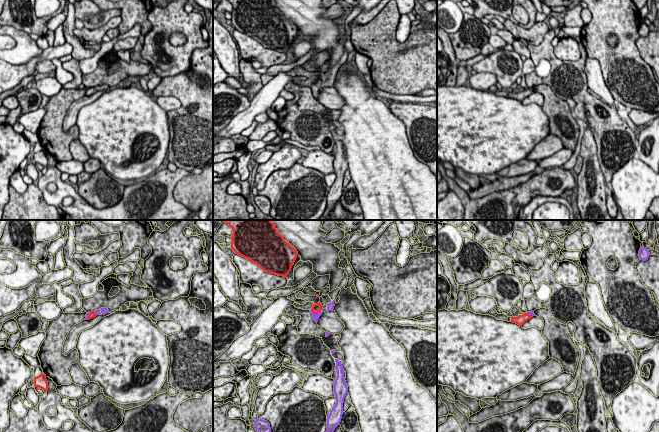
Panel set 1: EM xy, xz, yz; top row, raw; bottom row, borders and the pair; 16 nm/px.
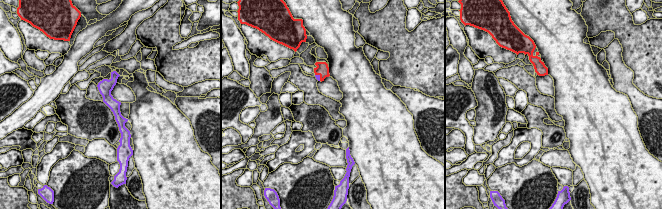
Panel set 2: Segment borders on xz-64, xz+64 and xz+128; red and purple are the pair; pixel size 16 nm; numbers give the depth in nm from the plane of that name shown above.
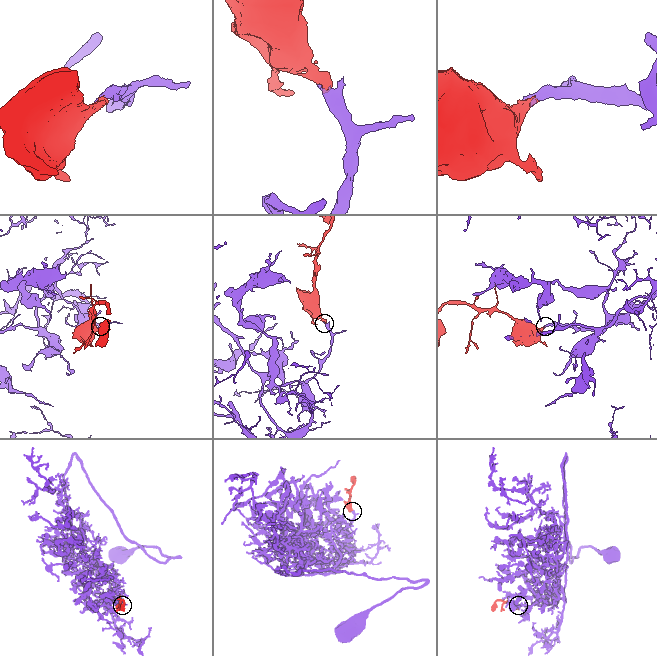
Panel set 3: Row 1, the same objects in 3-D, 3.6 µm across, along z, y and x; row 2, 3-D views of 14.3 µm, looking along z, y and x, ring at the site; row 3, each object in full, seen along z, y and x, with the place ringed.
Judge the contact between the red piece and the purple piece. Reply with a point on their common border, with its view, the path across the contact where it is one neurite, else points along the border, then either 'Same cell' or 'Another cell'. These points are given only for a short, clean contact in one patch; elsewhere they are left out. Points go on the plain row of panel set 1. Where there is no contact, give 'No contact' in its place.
Touches red at xz (315, 90). Path across: xz (316, 84), (315, 90), (315, 93). Same cell

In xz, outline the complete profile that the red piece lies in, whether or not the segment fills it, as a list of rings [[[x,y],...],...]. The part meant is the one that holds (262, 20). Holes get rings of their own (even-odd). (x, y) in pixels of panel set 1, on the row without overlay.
[[[228,0],[232,6],[231,25],[263,47],[287,54],[297,34],[298,28],[277,7],[275,0]]]

